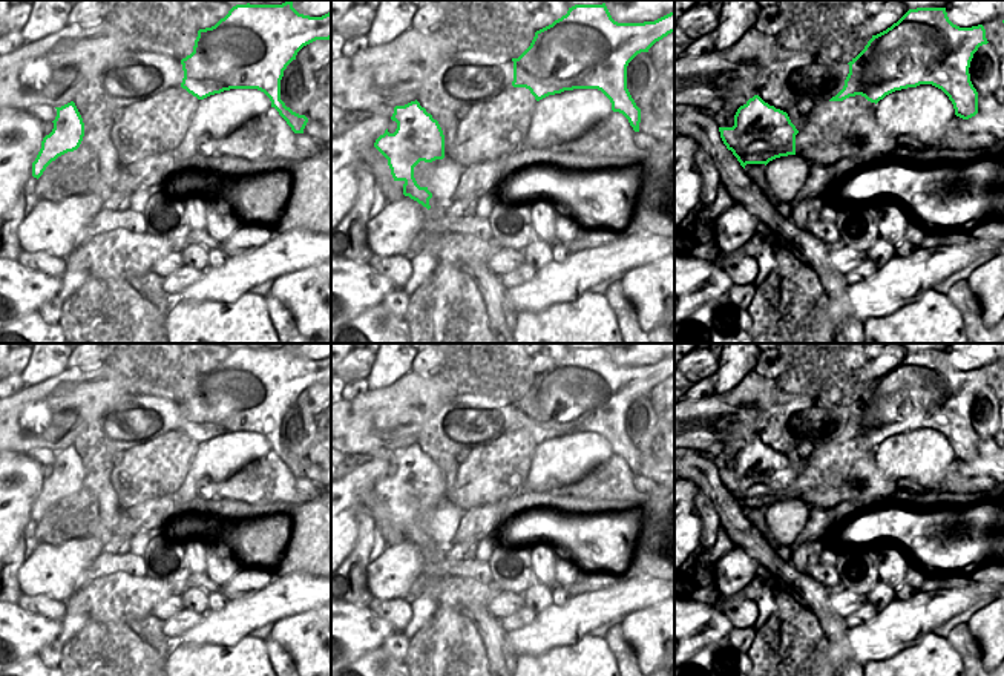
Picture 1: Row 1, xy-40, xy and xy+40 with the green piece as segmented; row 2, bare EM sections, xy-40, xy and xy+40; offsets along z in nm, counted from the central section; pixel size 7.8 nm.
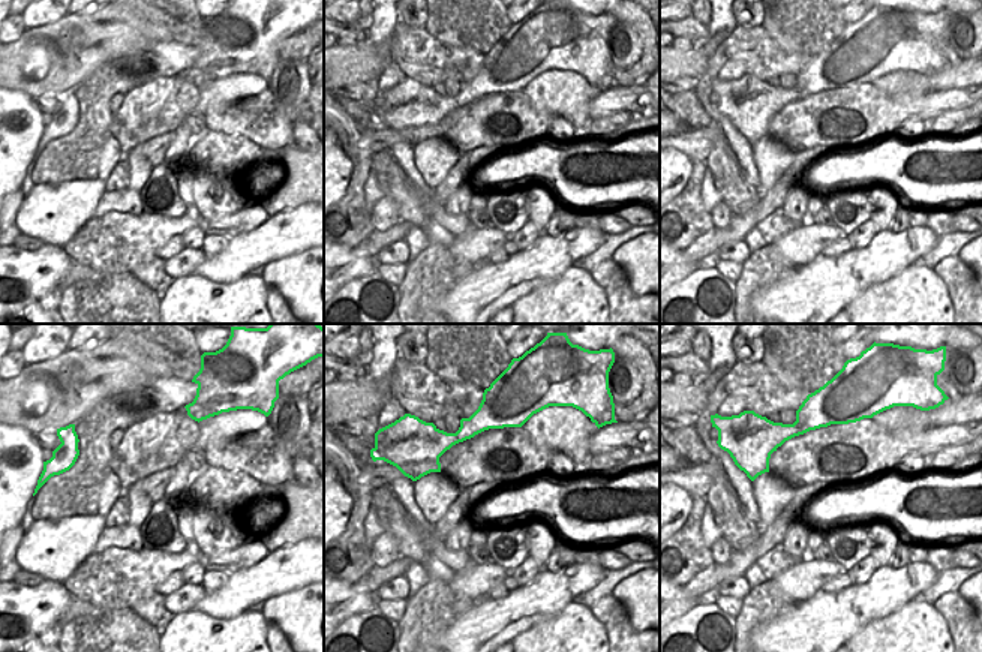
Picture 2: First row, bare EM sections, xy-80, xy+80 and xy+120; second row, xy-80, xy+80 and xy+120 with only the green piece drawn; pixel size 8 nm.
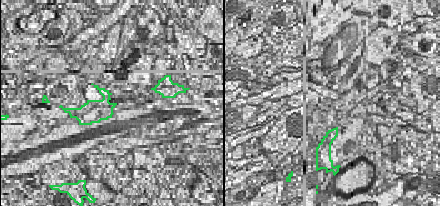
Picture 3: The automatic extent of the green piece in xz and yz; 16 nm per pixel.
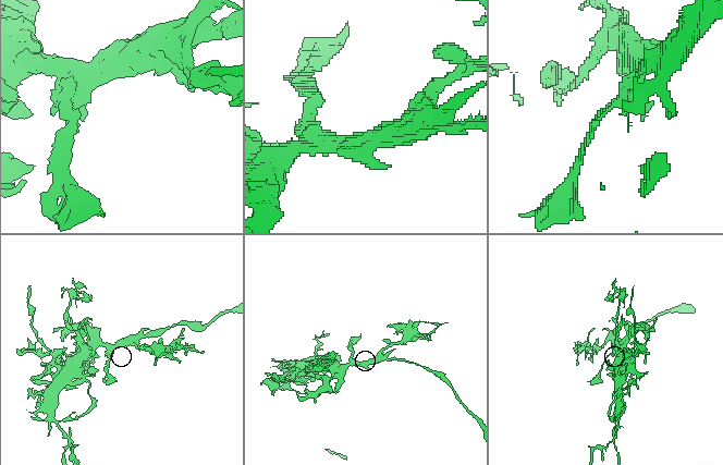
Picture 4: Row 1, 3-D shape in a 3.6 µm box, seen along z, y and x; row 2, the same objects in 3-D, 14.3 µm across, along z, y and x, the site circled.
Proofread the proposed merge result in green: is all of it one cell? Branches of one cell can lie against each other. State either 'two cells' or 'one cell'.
two cells

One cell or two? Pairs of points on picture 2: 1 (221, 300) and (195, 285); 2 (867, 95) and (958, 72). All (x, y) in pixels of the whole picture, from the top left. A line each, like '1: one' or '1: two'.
1: one
2: two

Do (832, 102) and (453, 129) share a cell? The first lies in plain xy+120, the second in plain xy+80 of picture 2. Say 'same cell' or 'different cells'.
same cell

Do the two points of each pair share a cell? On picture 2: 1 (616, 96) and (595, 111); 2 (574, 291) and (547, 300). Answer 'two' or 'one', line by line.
1: one
2: one

